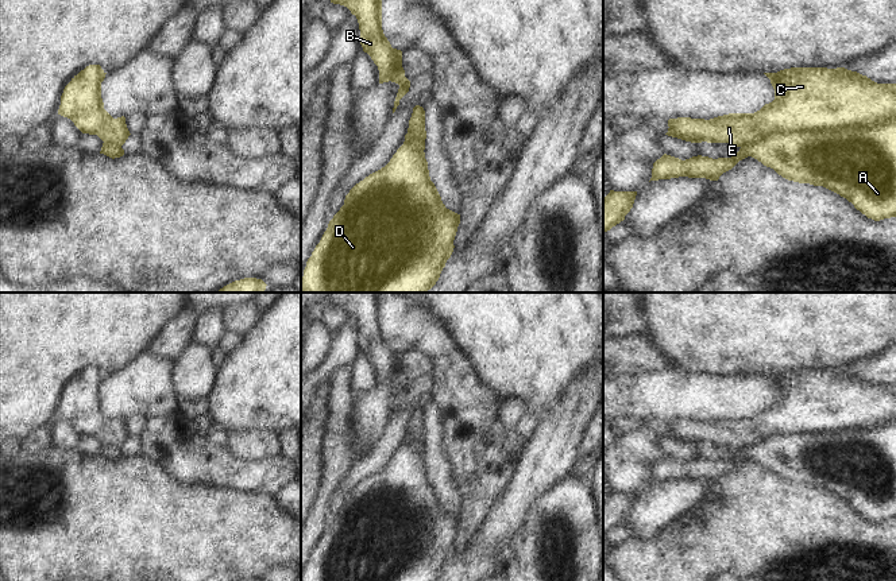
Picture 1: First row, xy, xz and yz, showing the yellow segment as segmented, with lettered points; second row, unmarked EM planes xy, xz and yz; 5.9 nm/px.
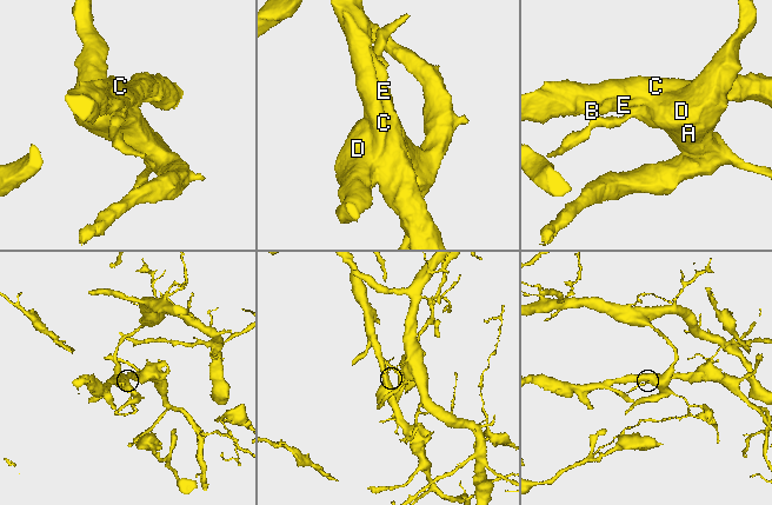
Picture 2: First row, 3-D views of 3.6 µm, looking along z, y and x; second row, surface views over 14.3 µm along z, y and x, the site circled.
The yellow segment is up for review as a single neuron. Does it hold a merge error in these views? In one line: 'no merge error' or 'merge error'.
merge error

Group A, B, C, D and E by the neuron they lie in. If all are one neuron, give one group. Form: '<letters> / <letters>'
A D / B C E

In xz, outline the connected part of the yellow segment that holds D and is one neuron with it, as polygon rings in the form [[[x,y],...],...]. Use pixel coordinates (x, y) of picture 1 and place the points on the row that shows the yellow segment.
[[[405,135],[403,144],[381,170],[356,183],[329,221],[306,262],[301,293],[428,293],[453,252],[460,214],[449,210],[430,181],[424,144]]]

